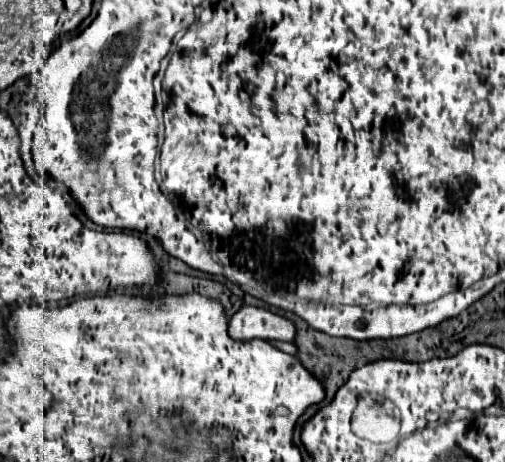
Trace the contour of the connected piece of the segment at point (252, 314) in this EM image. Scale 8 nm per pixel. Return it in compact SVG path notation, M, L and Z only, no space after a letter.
M243 304L241 310L231 316L227 332L235 340L261 338L261 340L293 342L295 338L295 326L291 320L249 304Z

